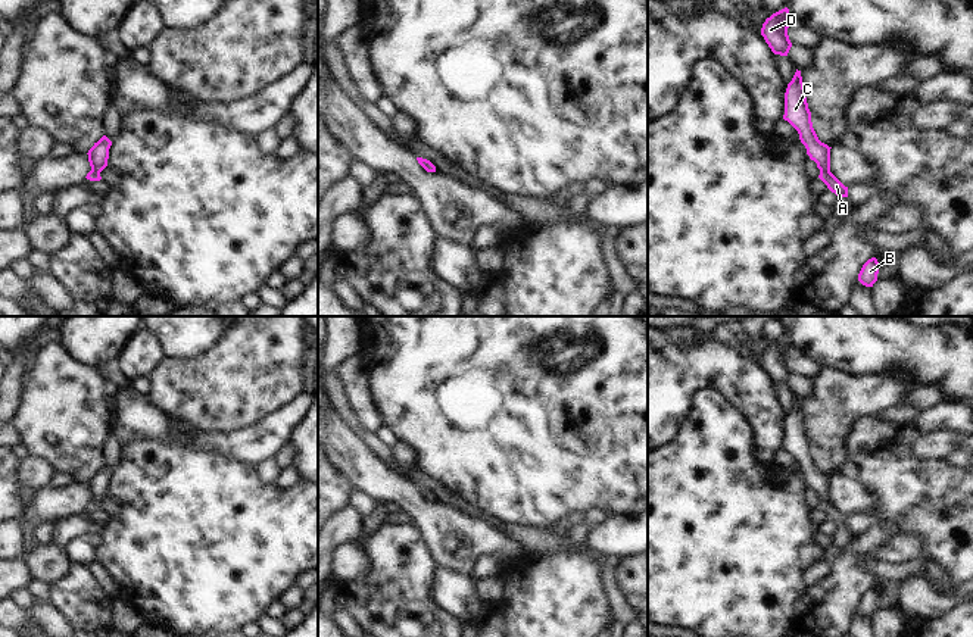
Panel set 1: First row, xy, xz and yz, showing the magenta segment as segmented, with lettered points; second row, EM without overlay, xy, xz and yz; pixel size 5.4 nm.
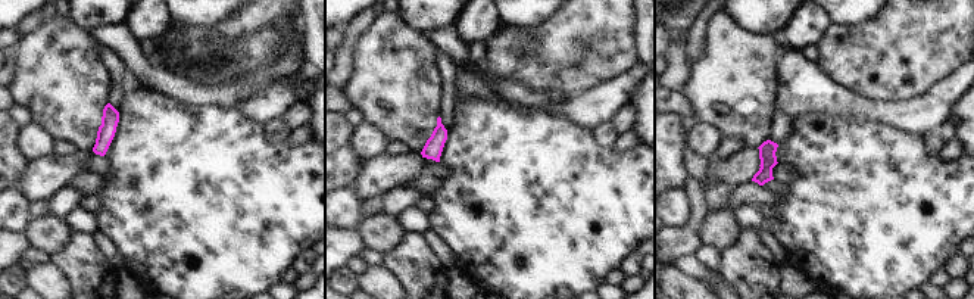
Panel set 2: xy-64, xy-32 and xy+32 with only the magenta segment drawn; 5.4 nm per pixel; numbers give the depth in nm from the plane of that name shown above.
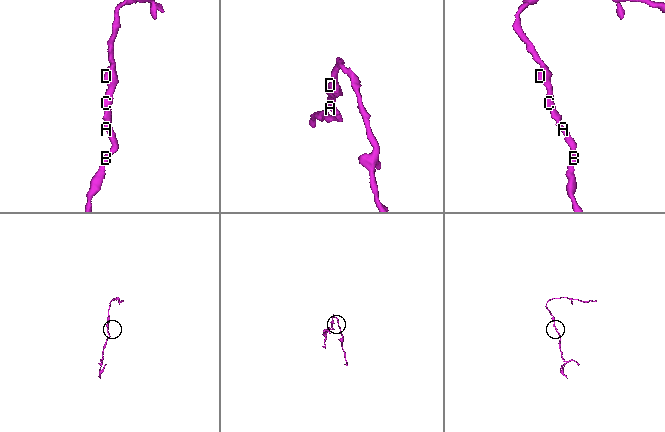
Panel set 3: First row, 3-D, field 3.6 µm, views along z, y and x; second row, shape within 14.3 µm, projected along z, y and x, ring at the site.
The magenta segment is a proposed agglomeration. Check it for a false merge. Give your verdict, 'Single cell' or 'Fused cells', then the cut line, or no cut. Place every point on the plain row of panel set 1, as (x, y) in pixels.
Single cell. No split

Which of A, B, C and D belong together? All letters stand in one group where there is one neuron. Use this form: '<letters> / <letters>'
A B C D

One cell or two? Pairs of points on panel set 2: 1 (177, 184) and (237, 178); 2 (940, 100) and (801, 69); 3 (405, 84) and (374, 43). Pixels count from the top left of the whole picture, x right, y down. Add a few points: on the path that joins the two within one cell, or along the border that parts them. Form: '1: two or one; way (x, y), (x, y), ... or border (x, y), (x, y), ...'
1: one; way (192, 184), (206, 177), (222, 178)
2: one; way (905, 112), (871, 112), (836, 100)
3: one; way (395, 74), (383, 53)

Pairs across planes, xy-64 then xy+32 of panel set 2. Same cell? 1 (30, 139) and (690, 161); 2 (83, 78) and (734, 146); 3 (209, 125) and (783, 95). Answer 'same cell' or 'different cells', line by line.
1: different cells
2: different cells
3: different cells

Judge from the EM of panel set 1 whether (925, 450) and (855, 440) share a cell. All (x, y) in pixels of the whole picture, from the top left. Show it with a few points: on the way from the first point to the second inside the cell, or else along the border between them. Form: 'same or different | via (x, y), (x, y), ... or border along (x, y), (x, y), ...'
different | border along (914, 440), (914, 452), (920, 458), (945, 459)

